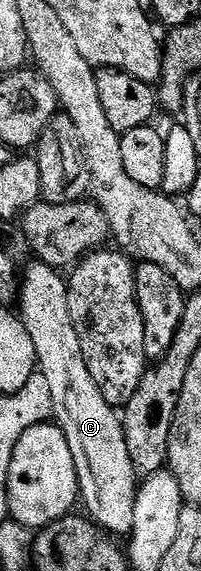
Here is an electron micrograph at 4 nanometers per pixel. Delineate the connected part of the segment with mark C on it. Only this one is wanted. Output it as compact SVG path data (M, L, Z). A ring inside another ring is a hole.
M35 260L33 264L27 264L21 274L16 301L22 304L22 326L32 339L32 347L36 347L37 372L42 373L48 382L54 408L53 420L72 450L81 504L86 504L85 512L99 529L110 535L129 534L140 481L132 467L132 459L128 459L122 418L119 410L100 395L100 387L96 387L92 374L88 372L88 363L84 363L80 335L76 335L68 311L67 278L43 261Z

